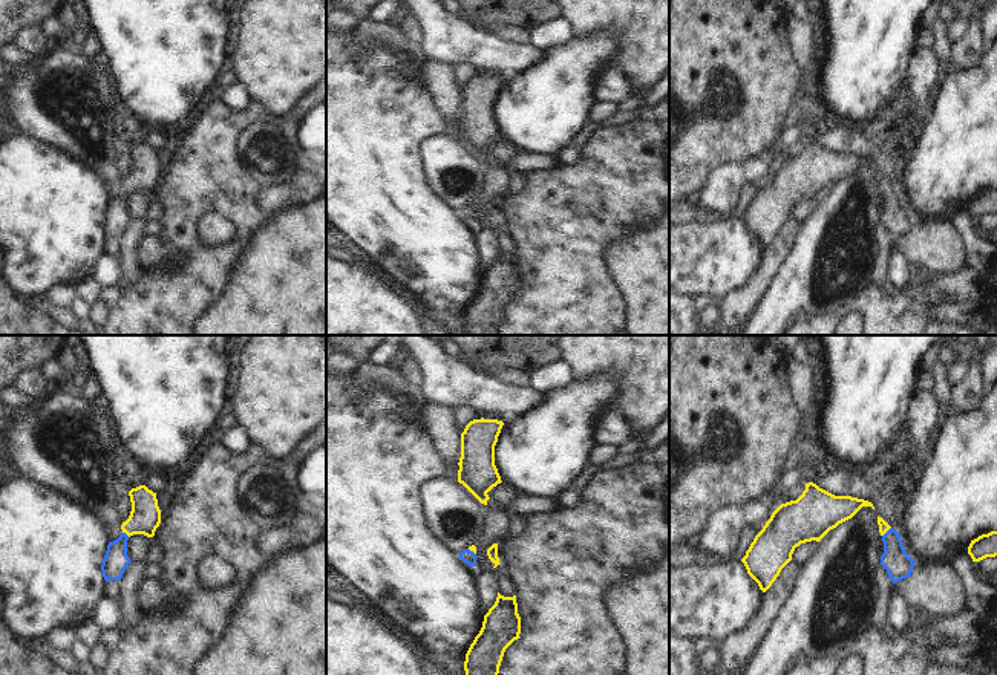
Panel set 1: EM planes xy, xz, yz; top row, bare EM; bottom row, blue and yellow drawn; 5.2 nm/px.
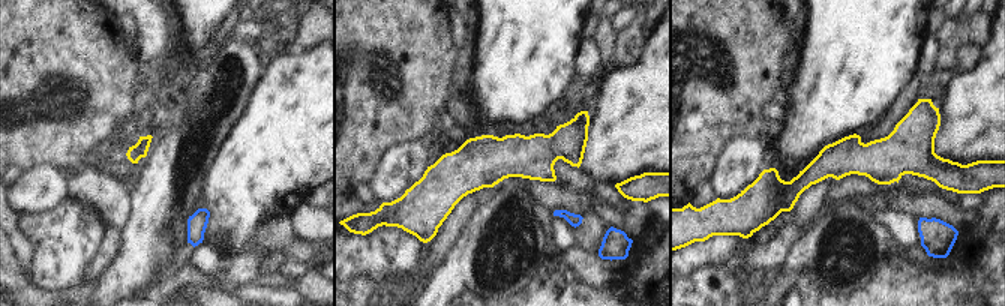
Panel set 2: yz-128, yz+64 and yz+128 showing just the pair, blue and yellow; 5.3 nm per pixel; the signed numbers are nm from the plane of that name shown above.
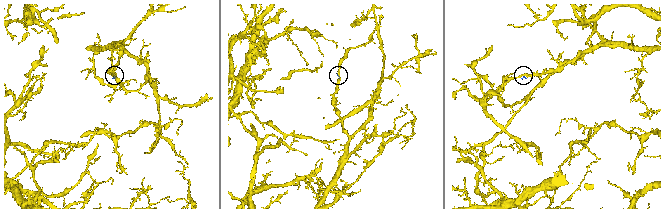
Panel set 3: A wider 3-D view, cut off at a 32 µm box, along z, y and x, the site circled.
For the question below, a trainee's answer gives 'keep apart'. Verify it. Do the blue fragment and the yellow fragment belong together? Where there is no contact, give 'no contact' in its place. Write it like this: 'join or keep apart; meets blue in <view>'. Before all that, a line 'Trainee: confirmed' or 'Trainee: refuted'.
Trainee: refuted
join; meets blue in yz

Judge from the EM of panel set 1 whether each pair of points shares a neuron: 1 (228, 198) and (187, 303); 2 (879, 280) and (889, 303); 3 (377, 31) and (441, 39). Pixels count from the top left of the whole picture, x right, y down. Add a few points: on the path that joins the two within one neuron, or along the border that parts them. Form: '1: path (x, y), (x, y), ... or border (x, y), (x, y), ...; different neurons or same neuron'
1: path (241, 224), (239, 241), (205, 277); same neuron
2: border (872, 283), (887, 288); different neurons
3: border (417, 42), (426, 58); different neurons

